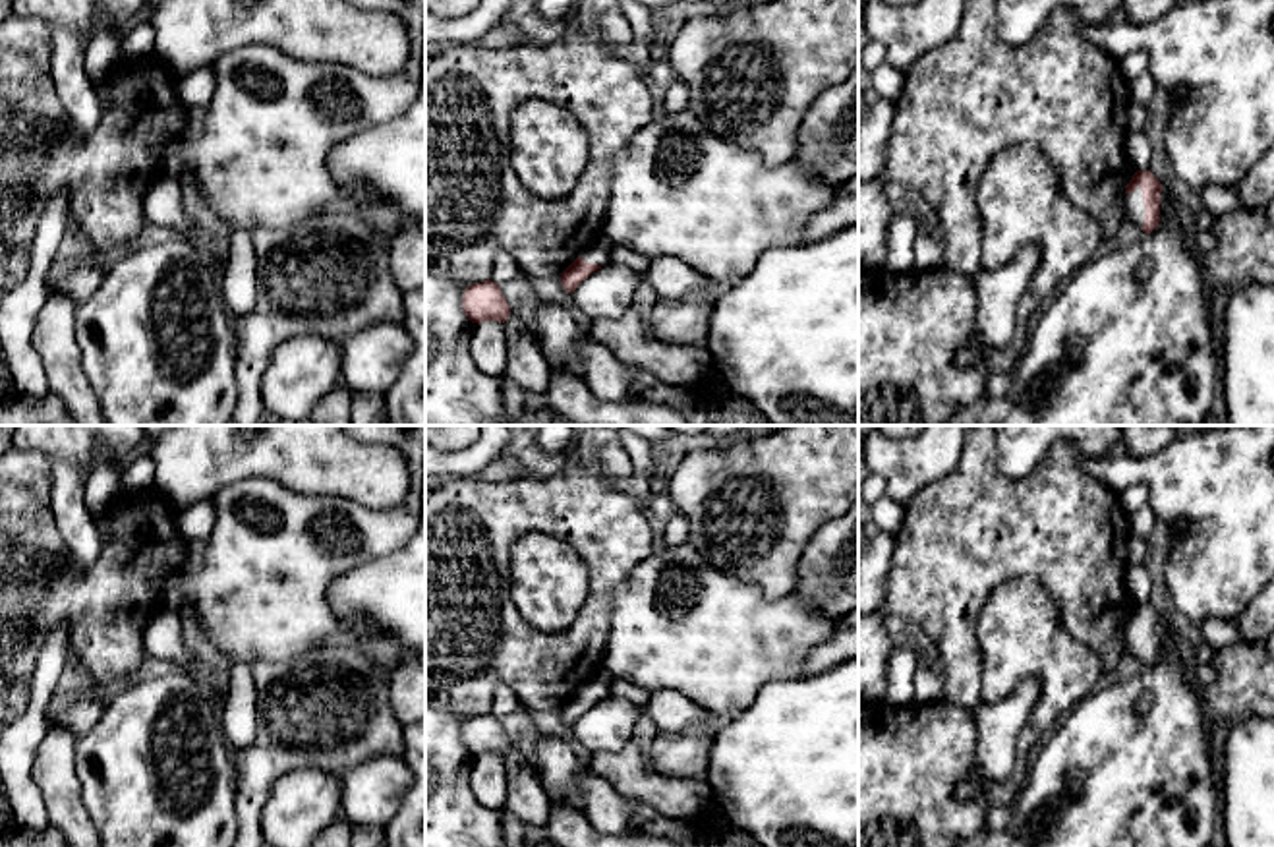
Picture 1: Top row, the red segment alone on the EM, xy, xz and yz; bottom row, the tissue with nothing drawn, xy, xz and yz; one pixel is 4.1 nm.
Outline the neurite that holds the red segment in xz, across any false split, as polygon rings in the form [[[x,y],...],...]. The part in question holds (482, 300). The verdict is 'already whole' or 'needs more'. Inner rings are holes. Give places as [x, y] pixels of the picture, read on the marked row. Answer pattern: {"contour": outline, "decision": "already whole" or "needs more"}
{"contour": [[[491,278],[468,284],[462,294],[462,309],[472,323],[479,321],[501,321],[510,313],[510,306],[507,304],[501,288]]], "decision": "already whole"}

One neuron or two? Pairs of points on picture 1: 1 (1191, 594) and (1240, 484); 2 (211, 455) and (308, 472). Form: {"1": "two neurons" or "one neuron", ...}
{"1": "one neuron", "2": "one neuron"}

